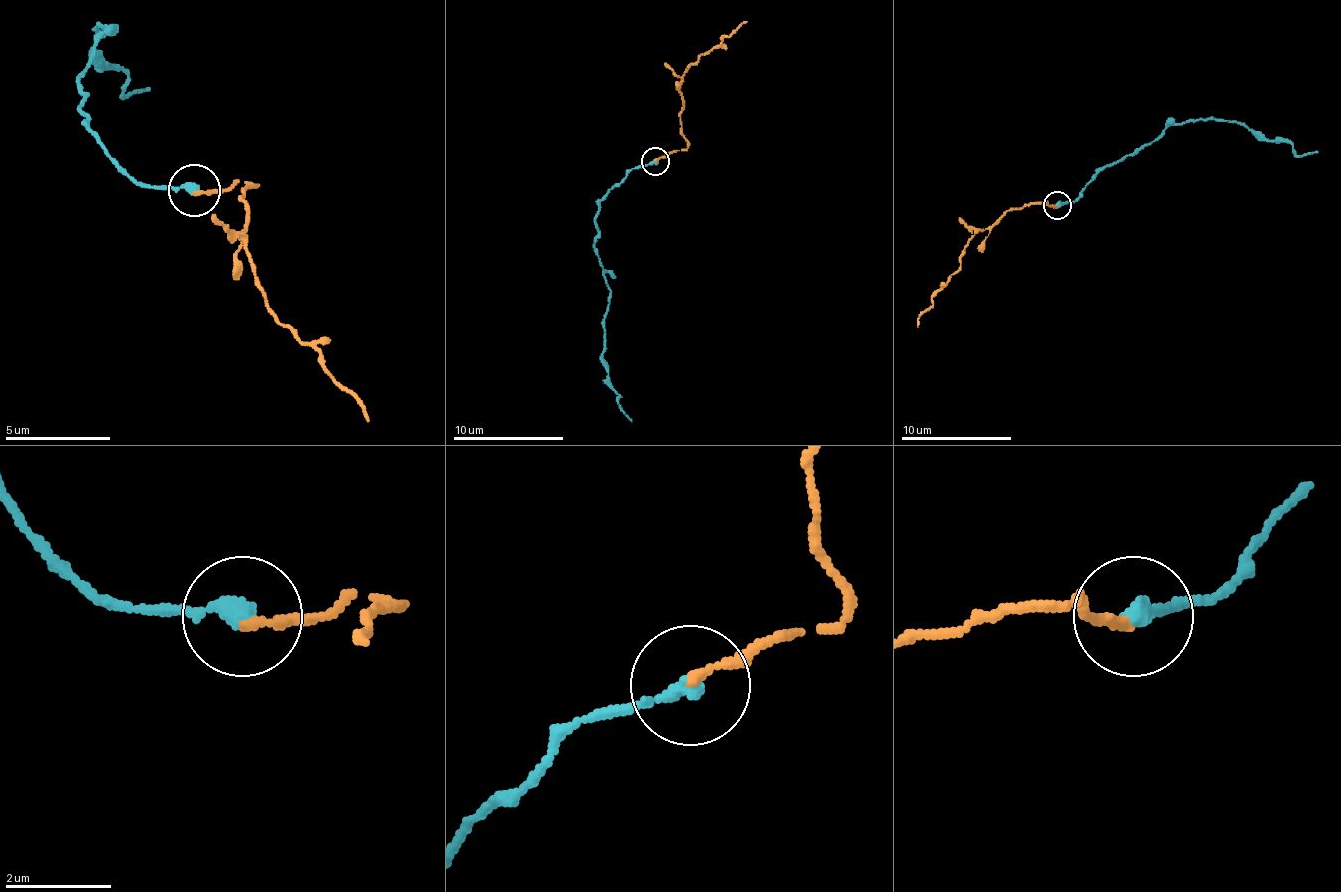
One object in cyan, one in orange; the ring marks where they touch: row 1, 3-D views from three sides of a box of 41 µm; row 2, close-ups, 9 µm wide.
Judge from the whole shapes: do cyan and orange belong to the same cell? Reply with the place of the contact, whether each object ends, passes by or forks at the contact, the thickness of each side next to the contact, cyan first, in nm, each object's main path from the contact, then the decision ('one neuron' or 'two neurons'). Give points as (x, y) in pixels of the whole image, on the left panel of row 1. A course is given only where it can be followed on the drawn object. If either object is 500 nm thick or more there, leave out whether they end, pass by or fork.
at (194, 190); cyan ends there; orange ends there; 320 nm thick on the cyan side, 190 nm on the other; cyan runs (193, 189), (140, 183), (87, 125), (77, 83), (98, 31), (93, 52), (124, 94), (150, 89); orange runs (193, 194), (256, 183), (240, 199), (240, 241), (277, 320), (319, 352), (324, 368), (366, 420); two neurons

